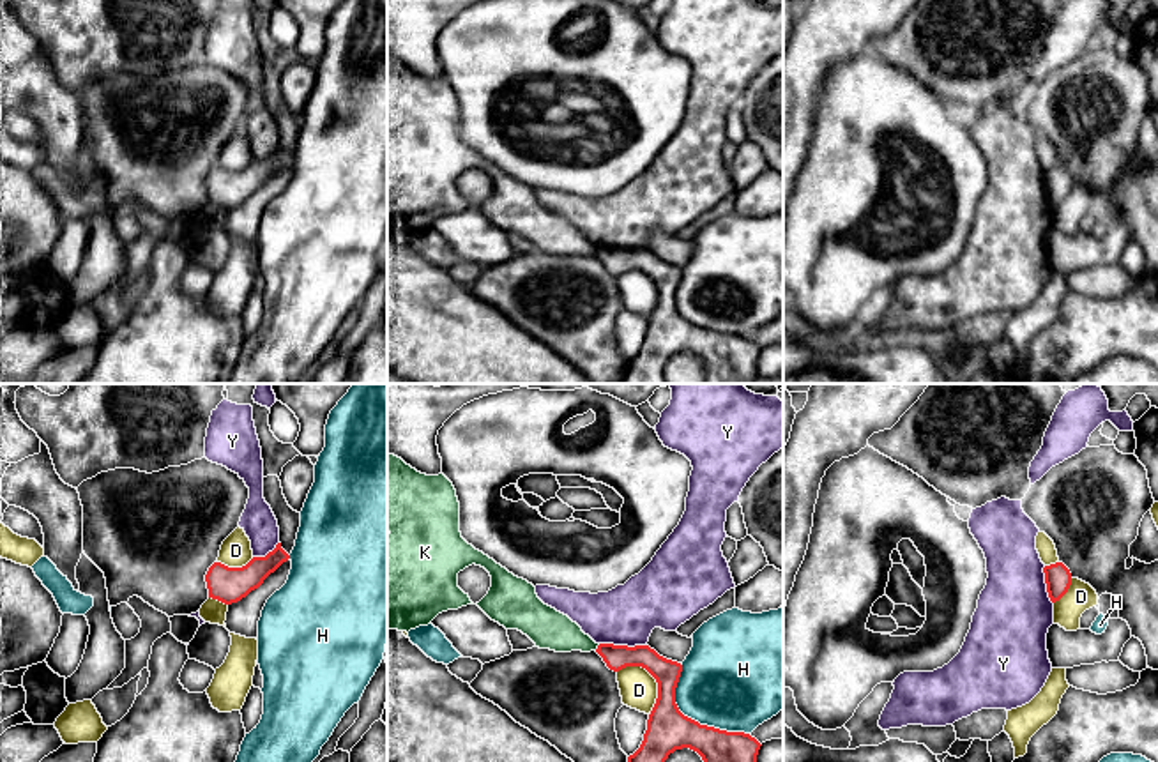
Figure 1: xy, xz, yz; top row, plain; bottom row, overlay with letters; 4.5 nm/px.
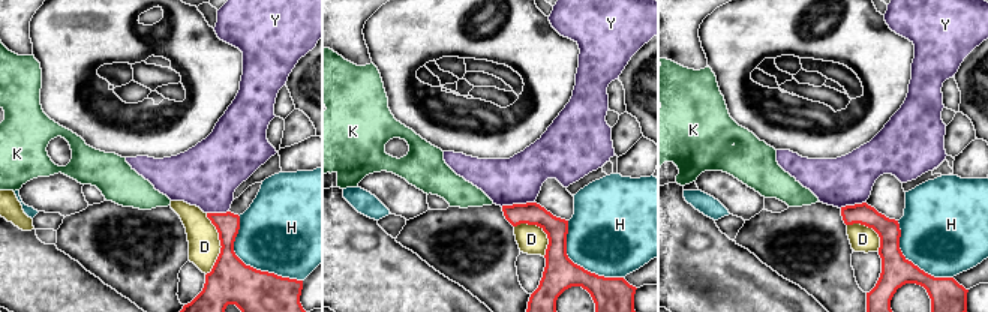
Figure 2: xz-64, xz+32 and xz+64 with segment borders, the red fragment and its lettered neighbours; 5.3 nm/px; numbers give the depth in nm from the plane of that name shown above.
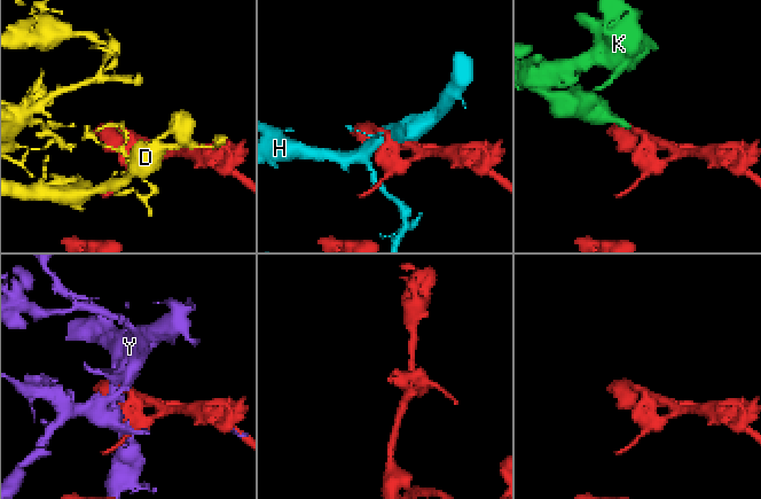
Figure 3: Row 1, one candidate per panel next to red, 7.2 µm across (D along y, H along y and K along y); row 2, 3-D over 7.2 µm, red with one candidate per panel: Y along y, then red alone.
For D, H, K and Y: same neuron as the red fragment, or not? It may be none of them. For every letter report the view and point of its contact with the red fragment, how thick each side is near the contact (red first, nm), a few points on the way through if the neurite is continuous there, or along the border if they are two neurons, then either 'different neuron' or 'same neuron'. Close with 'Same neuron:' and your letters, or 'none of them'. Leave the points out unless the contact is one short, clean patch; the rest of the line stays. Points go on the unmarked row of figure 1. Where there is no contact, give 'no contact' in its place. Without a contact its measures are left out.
D: xz (655, 281) | 190/170 nm | different neuron
H: xz (690, 322) | 240/440 nm | different neuron
K: xz (598, 251) | 110/180 nm | along xz (600, 248), (594, 253) | different neuron
Y: xz (623, 250) | 120/280 nm | different neuron
Same neuron: none of them

